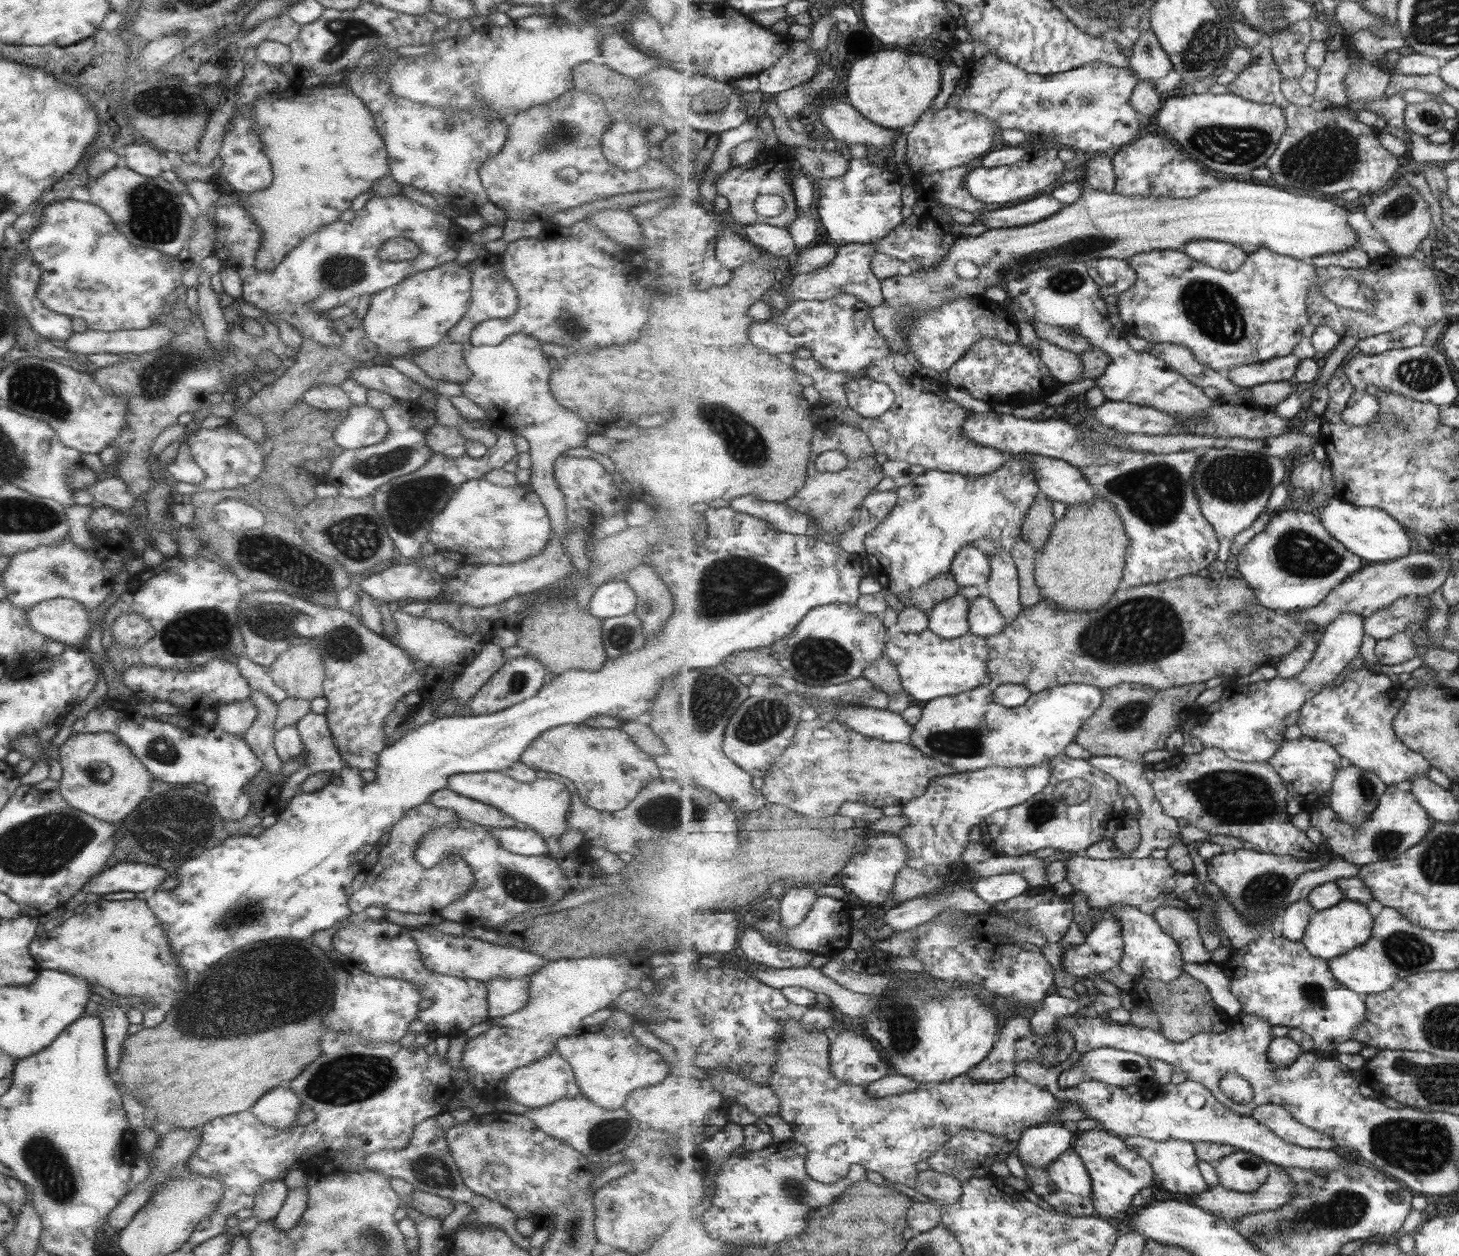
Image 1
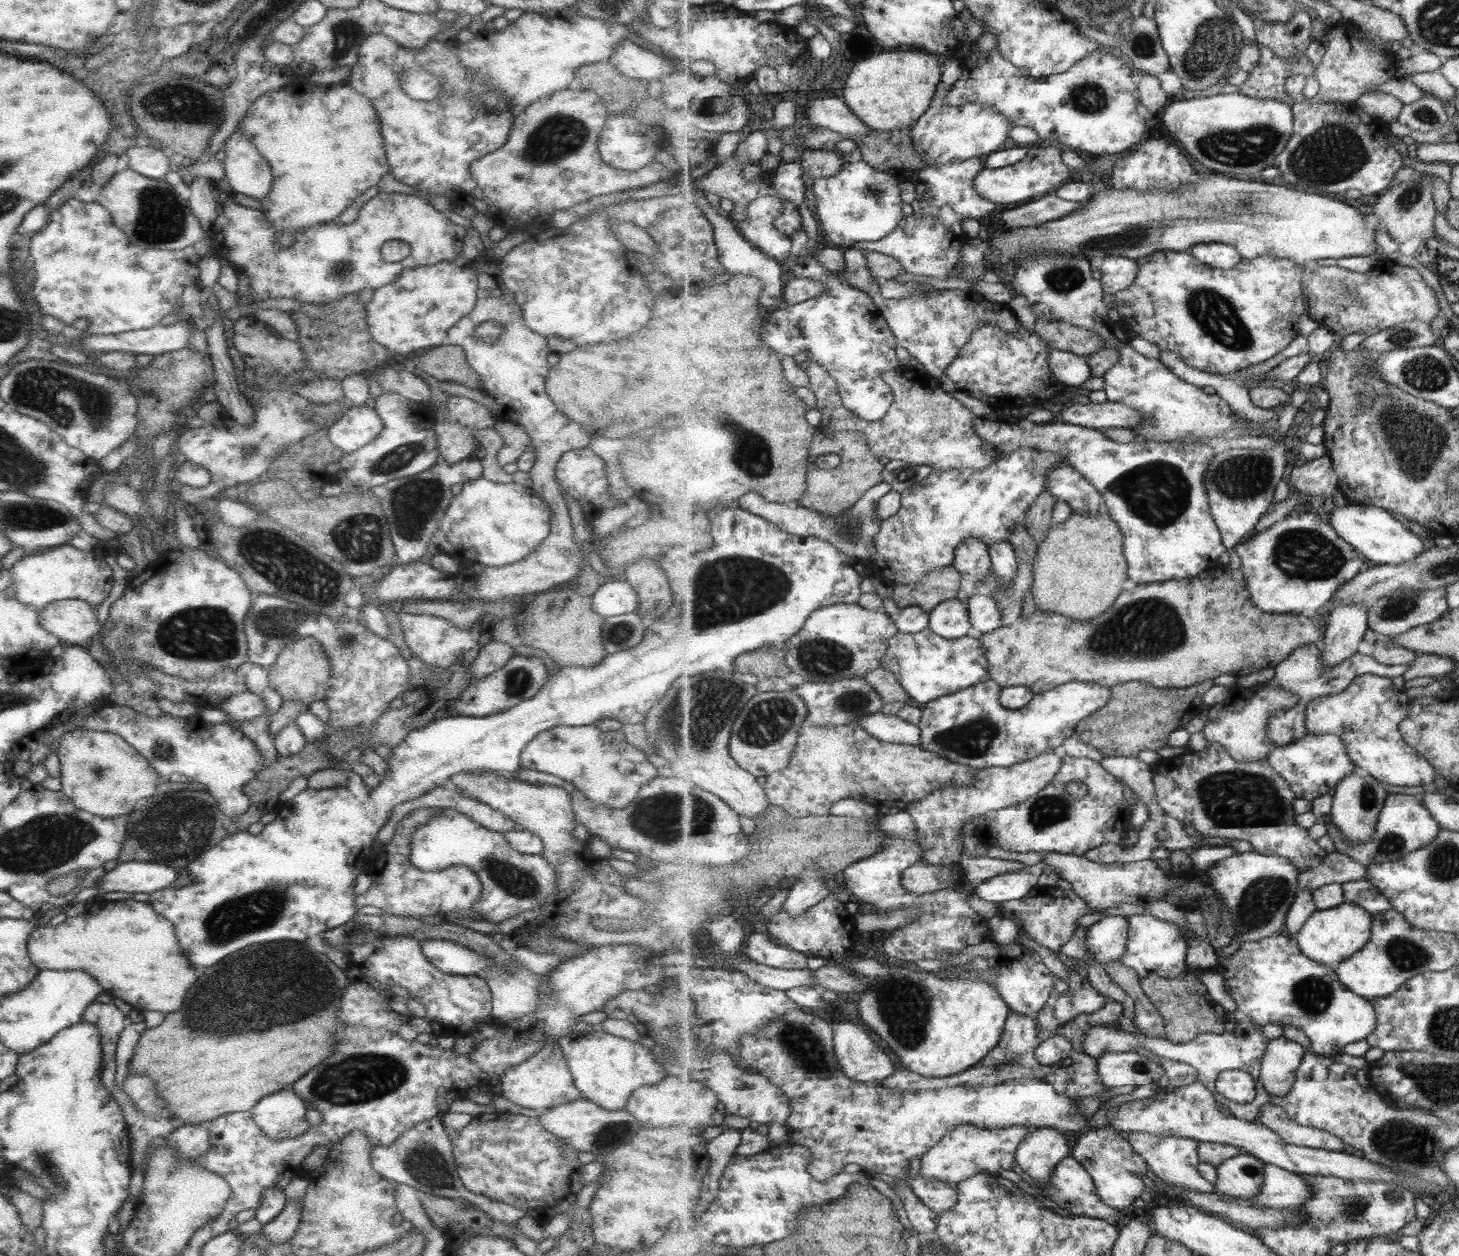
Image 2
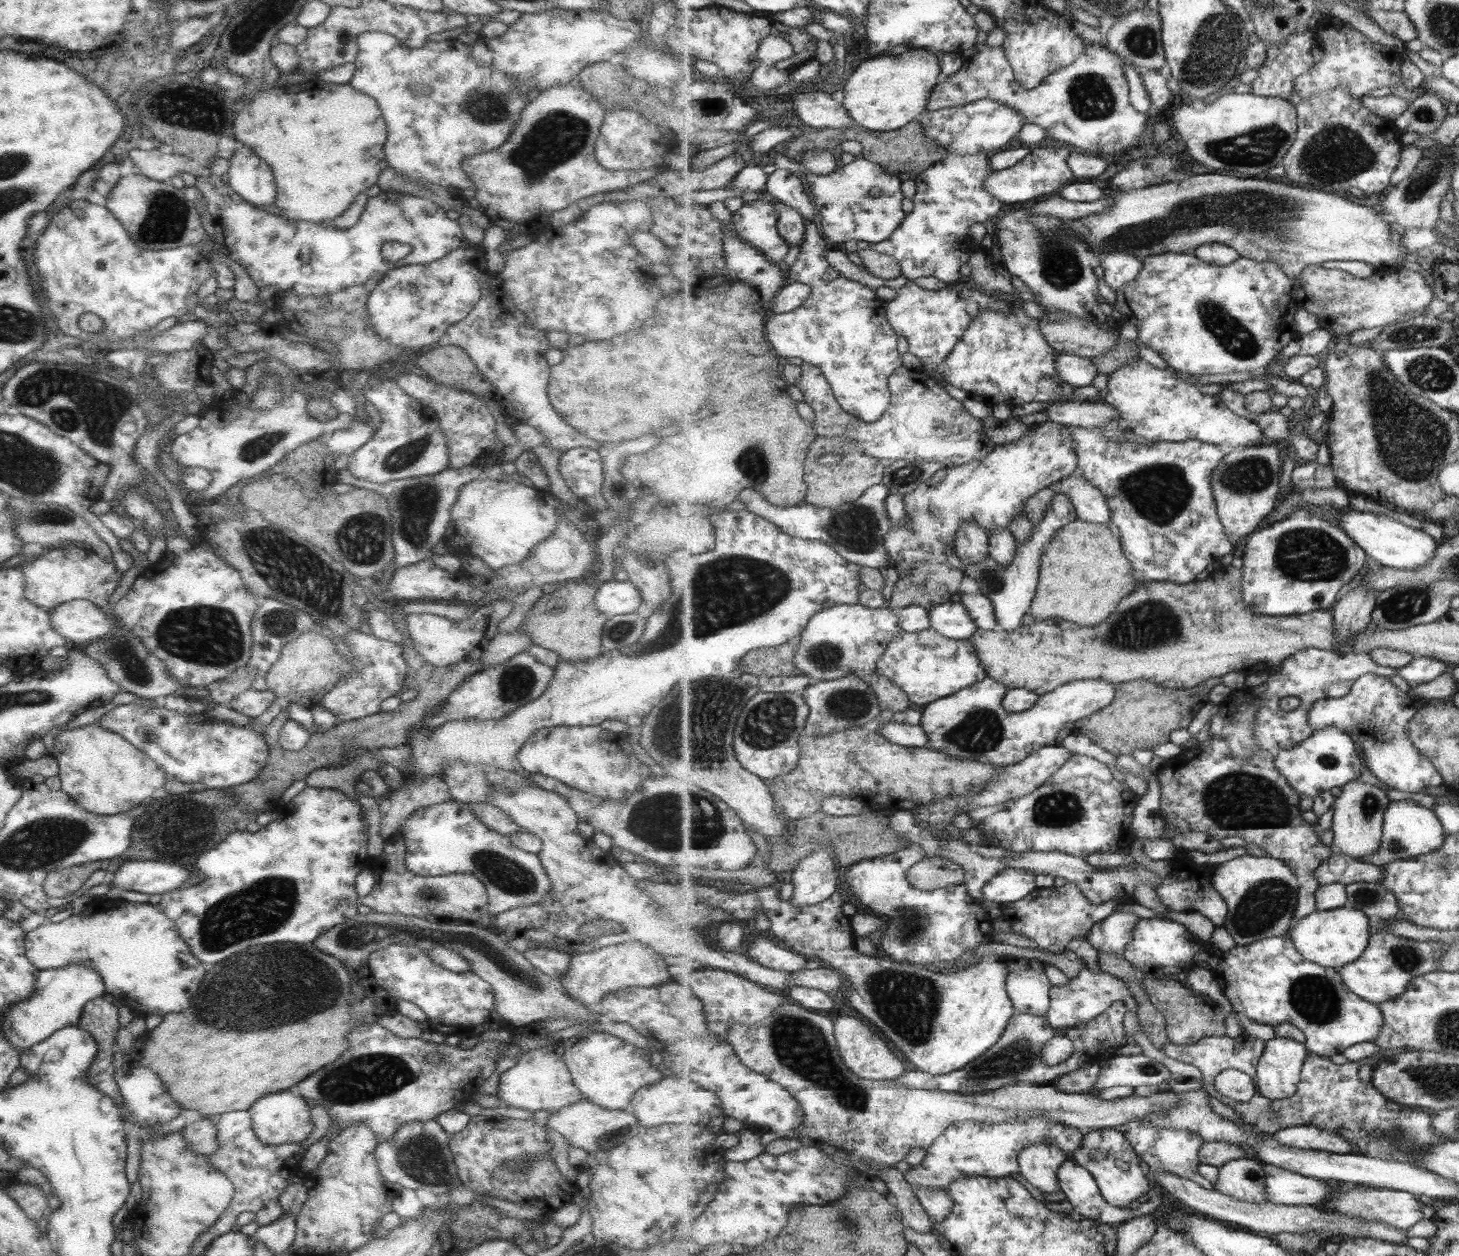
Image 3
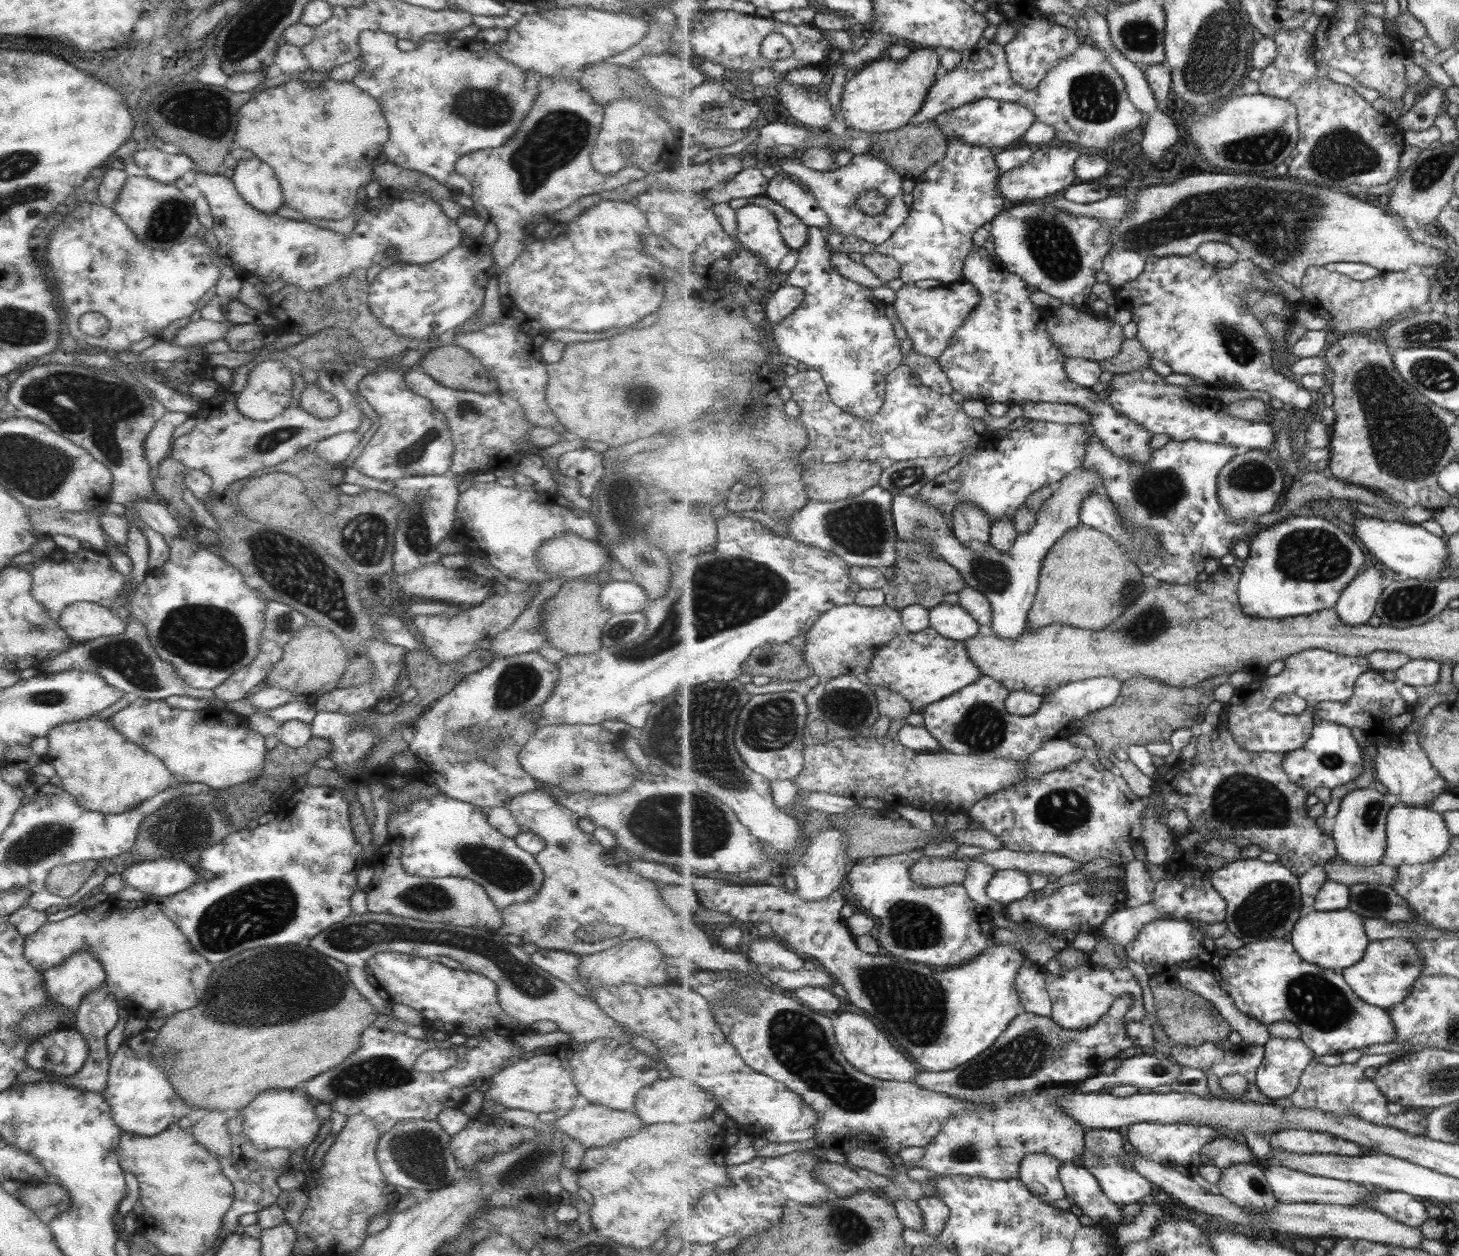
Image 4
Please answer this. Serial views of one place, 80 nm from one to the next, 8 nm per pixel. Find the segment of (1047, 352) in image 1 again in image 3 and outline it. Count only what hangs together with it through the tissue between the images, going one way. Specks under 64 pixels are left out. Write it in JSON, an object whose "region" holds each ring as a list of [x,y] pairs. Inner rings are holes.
{"region":[[[1073,354],[1057,356],[1056,366],[1061,379],[1073,387],[1091,386],[1099,374],[1098,366],[1093,363],[1093,360]]]}

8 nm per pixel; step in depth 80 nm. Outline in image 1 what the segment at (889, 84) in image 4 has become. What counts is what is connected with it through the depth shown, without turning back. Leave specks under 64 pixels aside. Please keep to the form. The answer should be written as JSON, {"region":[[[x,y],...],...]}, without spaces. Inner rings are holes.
{"region":[[[902,49],[883,50],[873,56],[862,54],[848,72],[848,102],[879,126],[907,131],[939,96],[943,82],[941,76],[943,73],[941,74],[939,59],[935,57],[903,52]]]}

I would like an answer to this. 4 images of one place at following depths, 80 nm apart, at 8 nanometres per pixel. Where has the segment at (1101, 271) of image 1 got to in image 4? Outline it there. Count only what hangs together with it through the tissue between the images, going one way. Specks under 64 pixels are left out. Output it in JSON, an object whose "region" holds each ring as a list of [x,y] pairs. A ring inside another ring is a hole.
{"region":[[[1113,249],[1104,258],[1102,270],[1108,275],[1108,282],[1122,287],[1134,281],[1146,269],[1146,257],[1134,250]]]}

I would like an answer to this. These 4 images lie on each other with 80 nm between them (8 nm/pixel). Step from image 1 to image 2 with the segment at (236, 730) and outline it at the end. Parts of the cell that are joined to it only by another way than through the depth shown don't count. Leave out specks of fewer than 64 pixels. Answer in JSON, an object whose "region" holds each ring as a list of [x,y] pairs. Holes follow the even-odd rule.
{"region":[[[247,689],[235,696],[223,699],[217,707],[226,714],[229,725],[231,725],[229,722],[235,722],[235,720],[237,722],[251,720],[251,718],[259,716],[265,708],[264,701]]]}

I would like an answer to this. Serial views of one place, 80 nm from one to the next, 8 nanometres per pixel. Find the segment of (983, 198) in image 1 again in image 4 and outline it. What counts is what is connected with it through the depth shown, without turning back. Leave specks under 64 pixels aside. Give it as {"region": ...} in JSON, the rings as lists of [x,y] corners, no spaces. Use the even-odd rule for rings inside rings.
{"region":[[[1041,146],[1025,164],[1002,174],[998,180],[998,191],[1009,200],[1009,205],[1010,200],[1047,199],[1047,196],[1053,196],[1065,188],[1069,189],[1071,184],[1077,183],[1078,175],[1075,172],[1075,163],[1082,154],[1081,150],[1075,150],[1074,147]]]}

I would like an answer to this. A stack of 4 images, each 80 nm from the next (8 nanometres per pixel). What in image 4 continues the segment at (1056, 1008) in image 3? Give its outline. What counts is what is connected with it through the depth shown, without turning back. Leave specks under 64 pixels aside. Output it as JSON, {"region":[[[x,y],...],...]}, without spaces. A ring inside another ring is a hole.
{"region":[[[1085,961],[1083,965],[1078,965],[1073,969],[1065,969],[1058,976],[1050,975],[1047,972],[1047,990],[1054,1002],[1054,1012],[1052,1018],[1061,1026],[1071,1030],[1083,1030],[1092,1027],[1099,1022],[1102,1016],[1109,1012],[1110,1006],[1114,1000],[1124,994],[1134,996],[1134,1005],[1126,1020],[1129,1021],[1143,1020],[1146,1022],[1145,1006],[1143,1006],[1143,988],[1139,986],[1137,978],[1131,970],[1118,968],[1113,970],[1107,966],[1100,966],[1090,961]]]}

